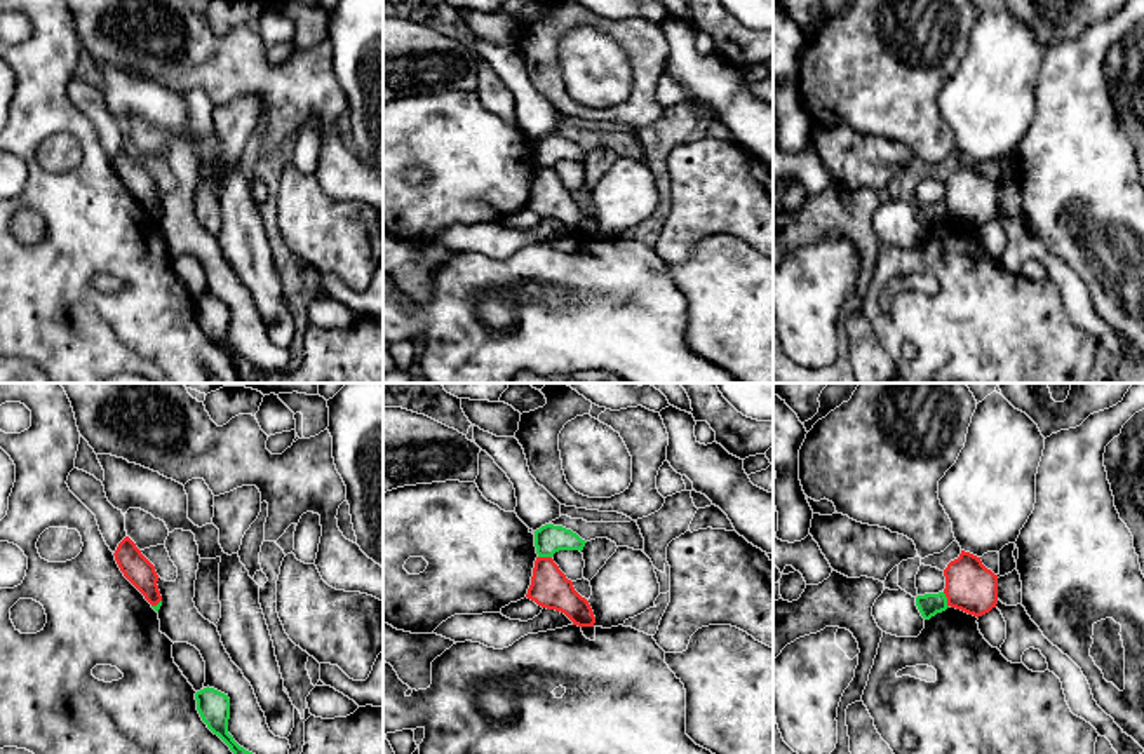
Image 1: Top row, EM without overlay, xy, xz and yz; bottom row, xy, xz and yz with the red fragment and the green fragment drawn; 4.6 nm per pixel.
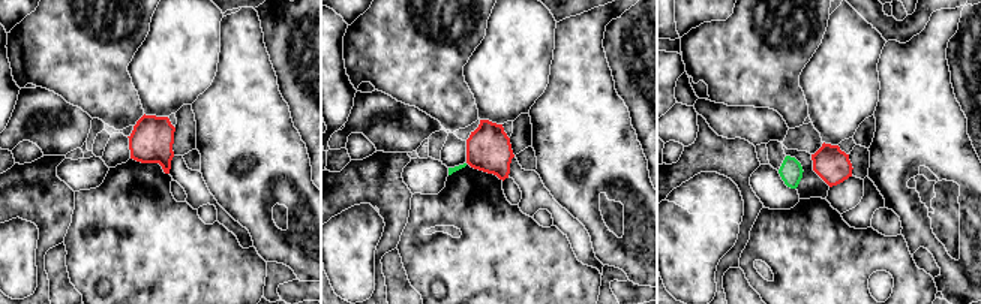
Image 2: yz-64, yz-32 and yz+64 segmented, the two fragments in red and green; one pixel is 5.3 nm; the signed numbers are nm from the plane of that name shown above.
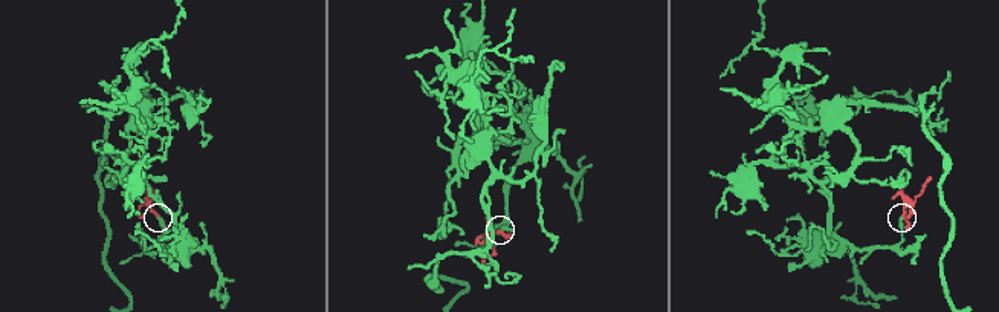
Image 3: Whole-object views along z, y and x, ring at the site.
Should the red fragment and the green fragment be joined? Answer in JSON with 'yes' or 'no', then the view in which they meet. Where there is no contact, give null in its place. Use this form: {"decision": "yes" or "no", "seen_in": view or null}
{"decision": "no", "seen_in": "yz"}

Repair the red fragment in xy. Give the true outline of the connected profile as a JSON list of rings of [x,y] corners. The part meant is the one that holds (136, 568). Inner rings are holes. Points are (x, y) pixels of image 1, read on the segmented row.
[[[125,536],[118,543],[113,555],[124,576],[145,596],[151,606],[157,606],[162,601],[157,585],[158,575],[155,566],[141,554],[136,543]]]

